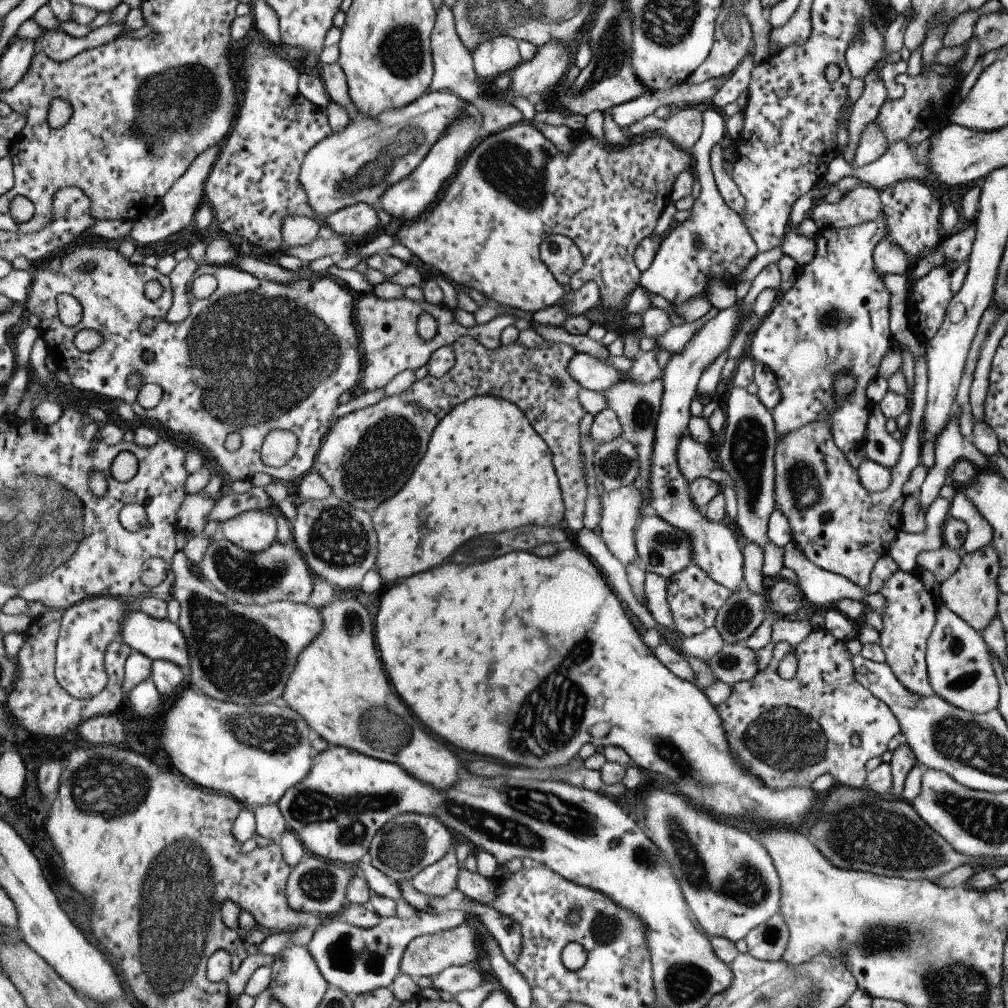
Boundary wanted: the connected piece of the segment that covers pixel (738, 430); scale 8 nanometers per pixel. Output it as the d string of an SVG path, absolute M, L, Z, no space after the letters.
M729 386L729 394L725 398L725 434L717 464L721 464L733 480L731 484L737 496L737 528L749 544L757 544L763 550L763 576L779 576L779 570L785 568L783 548L771 544L767 538L769 516L775 508L775 446L777 432L773 414L745 388Z

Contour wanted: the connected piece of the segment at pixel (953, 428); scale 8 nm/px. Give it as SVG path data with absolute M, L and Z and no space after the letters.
M953 416L945 424L939 438L935 440L933 454L935 454L935 462L927 470L927 476L915 496L921 512L927 512L929 506L933 504L933 500L939 496L939 492L945 484L945 478L949 476L949 470L955 462L967 460L977 468L977 472L987 472L991 468L987 458L975 448L975 444L971 440L965 440L965 436L961 434L959 420L953 420Z

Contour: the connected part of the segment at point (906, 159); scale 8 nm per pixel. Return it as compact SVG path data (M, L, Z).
M905 140L905 142L895 142L895 144L891 144L891 146L885 150L885 154L881 154L875 162L871 162L871 164L867 164L867 166L863 166L863 168L851 168L851 164L847 164L847 160L845 160L843 156L837 156L837 158L831 160L831 164L829 164L827 174L825 174L823 180L825 180L827 186L833 186L833 184L837 184L841 178L845 178L845 176L857 176L857 178L861 180L861 184L867 184L869 188L875 188L877 192L883 192L883 190L889 188L891 184L903 182L903 180L921 180L921 178L925 180L925 176L931 176L929 166L927 166L927 160L923 158L921 162L917 162L917 160L913 158L913 154L915 154L915 148L911 150L909 144L907 144L907 140Z

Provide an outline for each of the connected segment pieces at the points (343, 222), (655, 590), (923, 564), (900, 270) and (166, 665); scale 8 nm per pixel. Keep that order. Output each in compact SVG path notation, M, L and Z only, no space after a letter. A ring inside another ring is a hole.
M355 204L327 218L327 226L337 232L337 236L367 236L381 224L379 212L371 204Z
M645 572L645 578L643 578L643 594L647 598L647 610L649 610L651 618L659 626L675 632L675 624L673 624L671 612L669 612L669 604L667 604L665 584L667 582L665 582L663 576L659 576L655 572Z
M941 546L939 550L919 552L915 556L915 562L919 568L929 570L937 582L945 582L953 572L957 572L961 564L961 556L955 550Z
M883 238L873 248L873 266L881 276L903 276L907 274L907 256L901 252L901 248L897 248L897 244Z
M155 660L153 662L153 674L151 674L151 686L157 686L159 692L167 702L171 702L177 694L177 690L185 684L185 676L189 670L181 664L175 664L171 660Z

